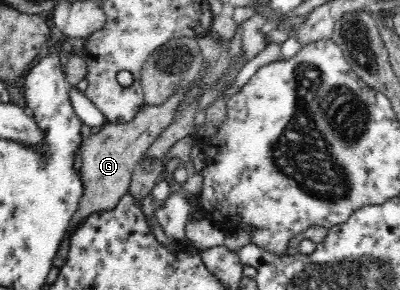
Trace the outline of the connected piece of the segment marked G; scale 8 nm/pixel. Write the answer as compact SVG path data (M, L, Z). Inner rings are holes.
M192 82L186 89L180 89L161 106L147 106L141 109L141 112L130 123L114 124L106 123L101 127L97 134L83 137L81 146L81 178L84 182L84 196L80 200L80 206L75 212L70 222L66 237L52 261L53 267L59 269L65 263L69 249L69 234L83 221L87 216L100 210L112 210L120 202L120 198L127 194L131 179L137 164L145 155L145 150L158 138L161 130L174 120L174 114L184 98L184 93L194 86Z

